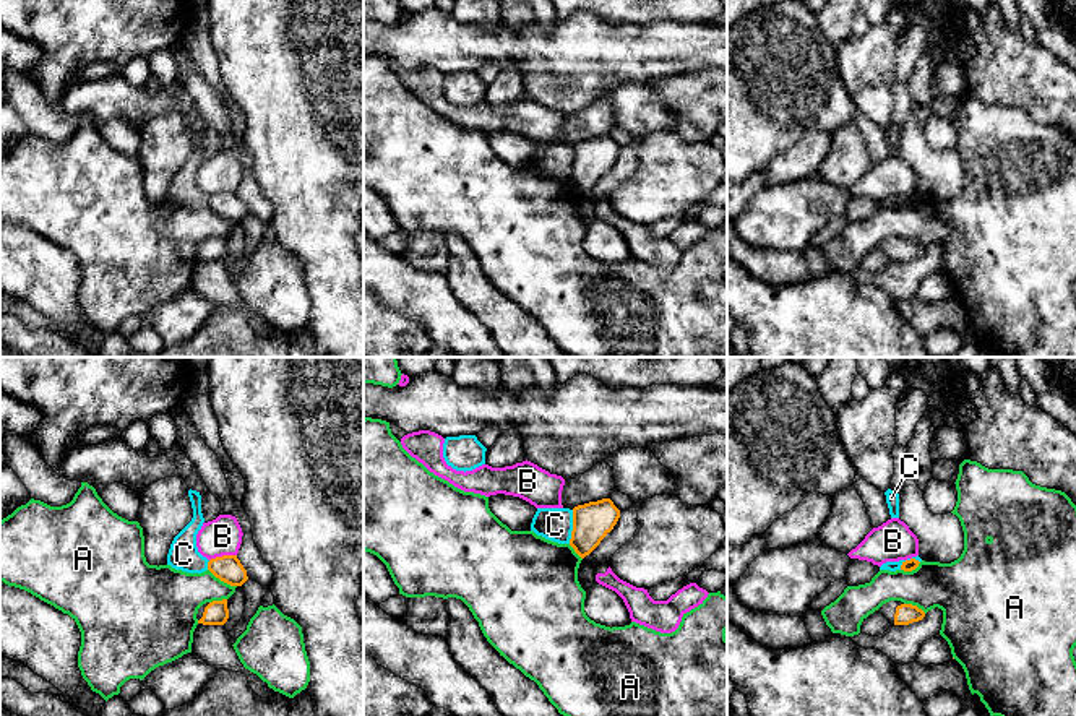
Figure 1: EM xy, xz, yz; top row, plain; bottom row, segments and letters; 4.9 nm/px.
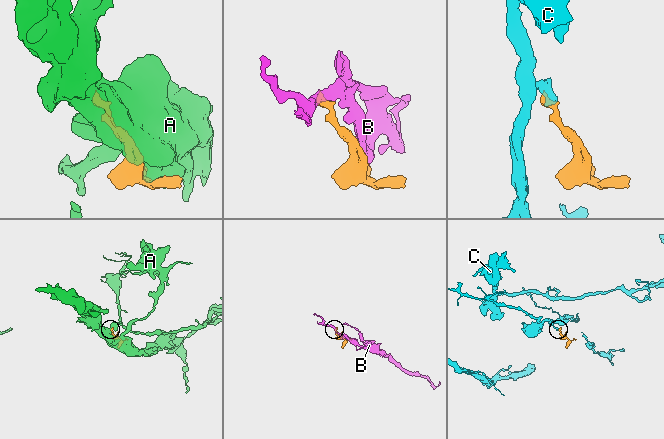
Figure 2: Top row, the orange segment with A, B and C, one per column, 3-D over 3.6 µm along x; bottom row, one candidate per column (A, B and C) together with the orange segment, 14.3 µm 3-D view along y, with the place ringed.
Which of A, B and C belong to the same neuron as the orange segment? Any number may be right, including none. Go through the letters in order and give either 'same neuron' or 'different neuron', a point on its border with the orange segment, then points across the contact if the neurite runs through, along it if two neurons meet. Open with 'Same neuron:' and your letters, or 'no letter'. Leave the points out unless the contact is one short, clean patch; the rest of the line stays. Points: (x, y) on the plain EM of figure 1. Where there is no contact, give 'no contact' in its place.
Same neuron: B
A: different neuron; meets orange in xy at (223, 216)
B: same neuron; meets orange in xy at (223, 192)
C: different neuron; meets orange in xz at (573, 163)

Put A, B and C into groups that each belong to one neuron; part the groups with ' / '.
A / B / C

